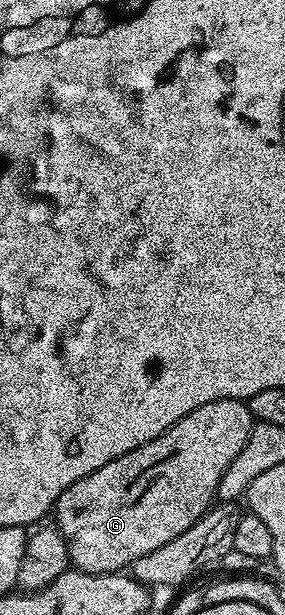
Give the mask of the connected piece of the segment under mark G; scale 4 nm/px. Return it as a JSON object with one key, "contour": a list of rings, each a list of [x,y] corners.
{"contour":[[[217,399],[213,403],[205,403],[201,407],[189,411],[189,415],[185,415],[177,423],[173,423],[173,427],[169,427],[169,431],[165,431],[157,439],[145,443],[145,447],[137,447],[133,451],[121,455],[121,459],[113,459],[113,463],[105,463],[105,467],[97,467],[97,471],[93,471],[93,475],[85,475],[85,479],[77,479],[77,483],[73,483],[73,487],[65,487],[65,491],[61,491],[61,495],[55,500],[53,518],[55,517],[54,524],[57,526],[59,534],[63,536],[69,547],[72,566],[81,573],[118,573],[126,570],[131,562],[136,561],[141,555],[149,555],[149,551],[157,551],[157,547],[165,547],[165,543],[169,543],[169,539],[177,539],[177,535],[181,535],[181,531],[188,529],[194,521],[200,521],[203,514],[211,508],[216,500],[221,475],[225,475],[225,467],[229,467],[229,463],[233,463],[237,451],[241,451],[241,447],[245,447],[245,439],[249,439],[252,424],[253,418],[246,401]]]}

